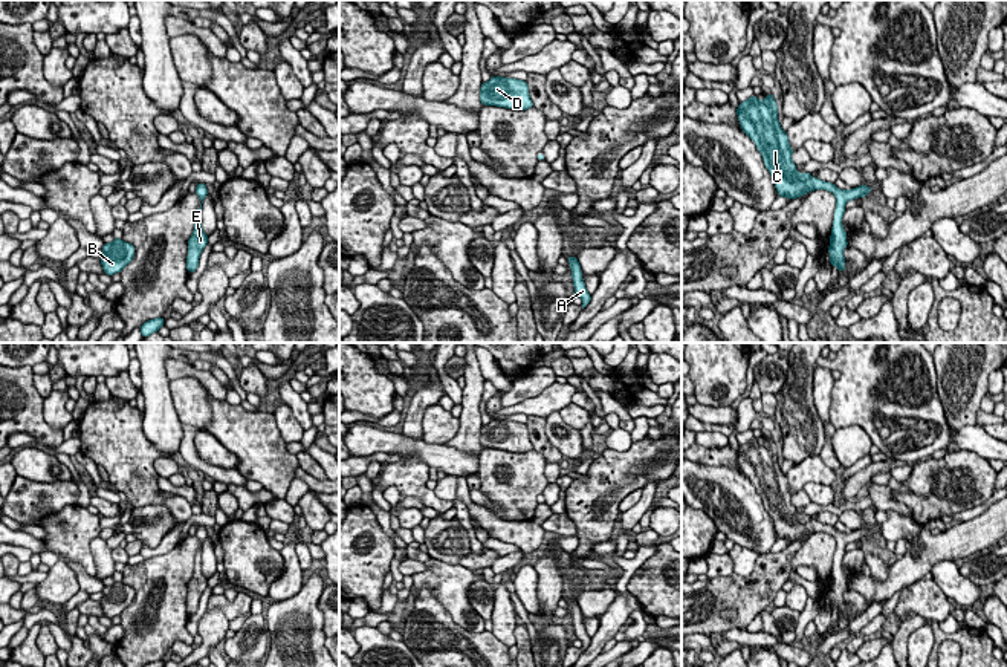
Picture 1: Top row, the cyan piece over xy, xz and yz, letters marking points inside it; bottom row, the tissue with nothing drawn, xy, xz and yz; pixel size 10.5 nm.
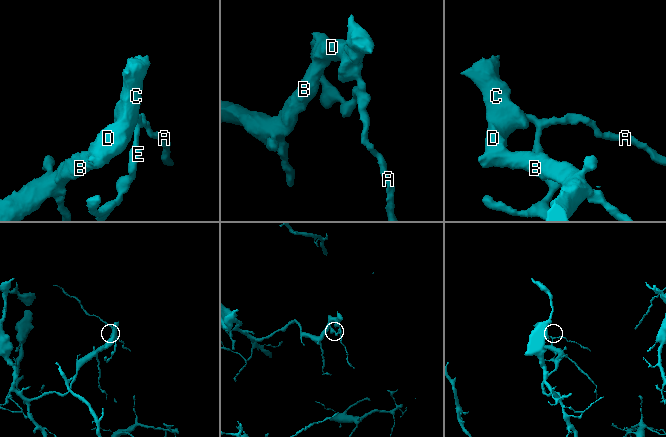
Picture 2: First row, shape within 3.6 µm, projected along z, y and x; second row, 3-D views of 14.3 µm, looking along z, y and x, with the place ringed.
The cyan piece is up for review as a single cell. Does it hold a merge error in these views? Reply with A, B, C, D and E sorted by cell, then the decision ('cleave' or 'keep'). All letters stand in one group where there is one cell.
groups A B C D E; keep

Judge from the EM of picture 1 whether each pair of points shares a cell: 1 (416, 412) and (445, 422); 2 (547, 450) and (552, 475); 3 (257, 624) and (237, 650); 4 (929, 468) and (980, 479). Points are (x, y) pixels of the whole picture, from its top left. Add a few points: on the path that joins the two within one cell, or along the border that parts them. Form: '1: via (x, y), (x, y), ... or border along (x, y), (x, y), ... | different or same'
1: border along (437, 403), (431, 404), (424, 413), (420, 438) | different
2: border along (546, 461), (558, 464) | different
3: via (254, 631), (243, 644) | same
4: via (942, 471), (946, 476), (968, 478) | same

